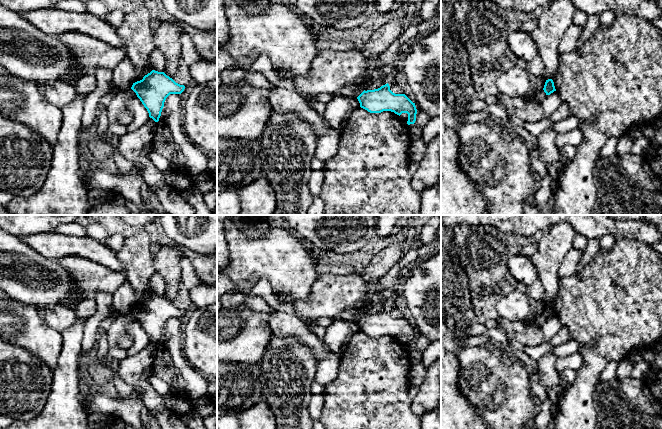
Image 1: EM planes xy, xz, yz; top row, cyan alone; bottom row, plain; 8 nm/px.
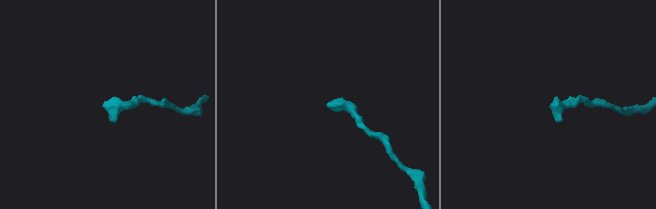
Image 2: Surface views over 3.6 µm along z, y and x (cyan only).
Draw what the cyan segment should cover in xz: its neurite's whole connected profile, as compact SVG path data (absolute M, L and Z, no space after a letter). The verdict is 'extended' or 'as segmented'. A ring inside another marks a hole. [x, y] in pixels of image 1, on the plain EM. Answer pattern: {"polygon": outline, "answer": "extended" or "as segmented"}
{"polygon": "M389 308L378 313L363 315L357 321L360 331L370 337L381 337L391 335L397 339L408 338L407 348L414 348L416 345L417 333L405 318L395 318L390 314Z", "answer": "as segmented"}

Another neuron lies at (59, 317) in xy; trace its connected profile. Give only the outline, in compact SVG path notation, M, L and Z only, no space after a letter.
M50 305L45 308L47 324L59 332L72 326L78 318L73 310L62 305Z

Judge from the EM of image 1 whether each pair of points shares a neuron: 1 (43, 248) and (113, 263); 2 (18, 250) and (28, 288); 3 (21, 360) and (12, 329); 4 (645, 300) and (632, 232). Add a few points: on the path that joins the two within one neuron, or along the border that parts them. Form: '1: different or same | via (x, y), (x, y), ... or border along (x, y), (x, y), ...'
1: same | via (60, 247), (86, 247), (96, 251)
2: same | via (18, 259), (18, 269), (28, 279)
3: different | border along (10, 342), (25, 348), (37, 358)
4: different | border along (621, 237), (636, 239), (648, 244)

